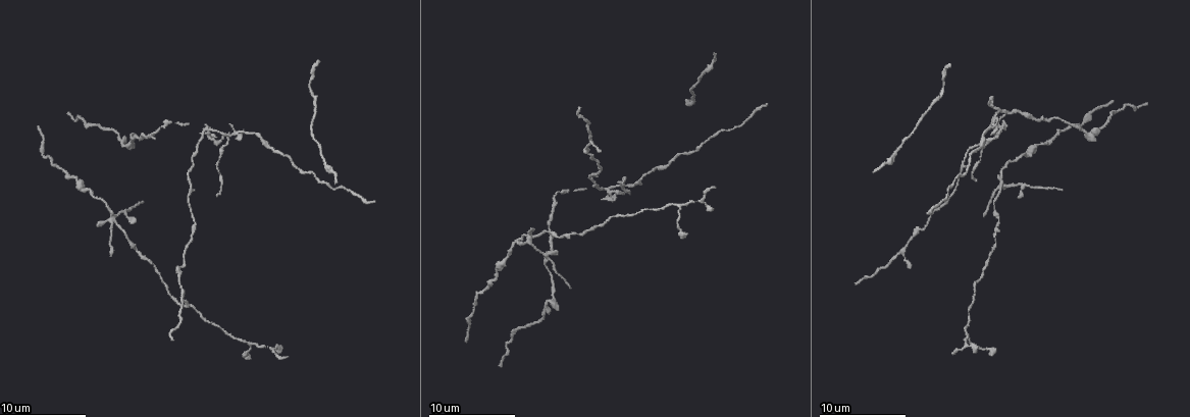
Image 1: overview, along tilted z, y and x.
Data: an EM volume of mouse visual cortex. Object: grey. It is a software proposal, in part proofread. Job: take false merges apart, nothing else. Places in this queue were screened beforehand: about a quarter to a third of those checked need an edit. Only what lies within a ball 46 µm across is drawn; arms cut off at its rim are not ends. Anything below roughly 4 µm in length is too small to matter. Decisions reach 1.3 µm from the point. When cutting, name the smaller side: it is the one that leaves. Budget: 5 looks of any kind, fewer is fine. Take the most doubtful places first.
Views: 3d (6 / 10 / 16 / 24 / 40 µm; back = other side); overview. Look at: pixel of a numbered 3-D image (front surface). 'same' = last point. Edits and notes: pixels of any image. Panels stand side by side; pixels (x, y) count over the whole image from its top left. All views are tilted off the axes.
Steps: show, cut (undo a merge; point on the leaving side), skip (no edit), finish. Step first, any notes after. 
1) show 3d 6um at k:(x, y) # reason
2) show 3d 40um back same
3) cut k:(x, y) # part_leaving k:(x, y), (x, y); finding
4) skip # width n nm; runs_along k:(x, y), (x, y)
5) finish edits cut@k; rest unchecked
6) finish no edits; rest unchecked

show 3d 10um at 1:(532, 239) # looks like a crossing

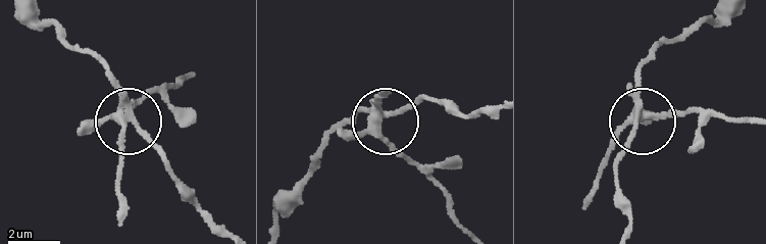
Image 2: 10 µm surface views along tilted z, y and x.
show 3d 10um back at 2:(123, 118)

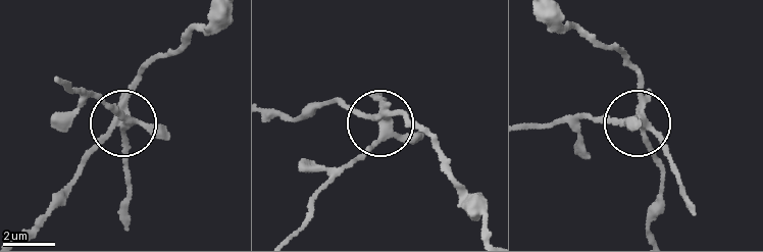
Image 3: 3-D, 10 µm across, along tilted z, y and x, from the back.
cut 3:(151, 127) # width 300 nm; part_leaving 3:(126, 109), (126, 116), (62, 82); two neurons meet here

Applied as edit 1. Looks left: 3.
show 3d 10um at 1:(202, 130) # four arms meet

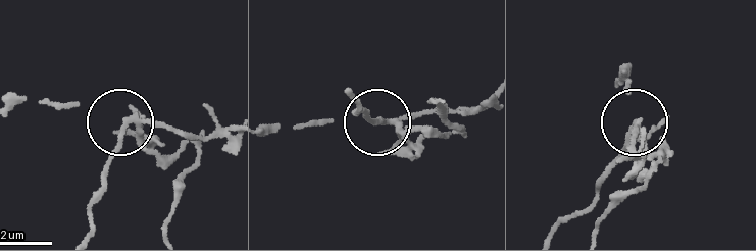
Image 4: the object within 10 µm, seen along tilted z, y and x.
cut 4:(156, 138) # arms 4; part_leaving 4:(638, 128), (643, 172), (654, 163); two neurons meet here

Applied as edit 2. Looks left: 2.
show 3d 10um at 1:(1025, 154) # thick turns thin

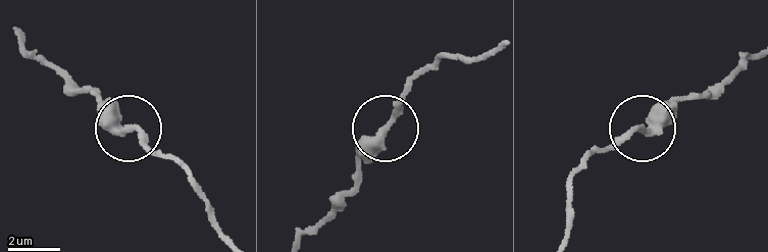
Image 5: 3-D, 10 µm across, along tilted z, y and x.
skip # continuous, no second neuron

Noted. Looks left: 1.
finish edits cut@3, cut@4; rest unchecked

